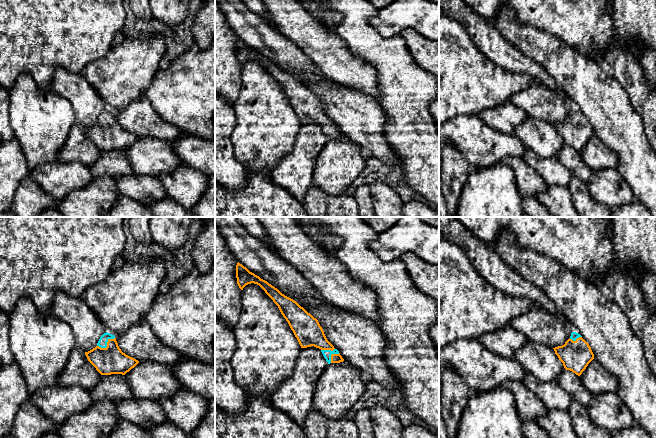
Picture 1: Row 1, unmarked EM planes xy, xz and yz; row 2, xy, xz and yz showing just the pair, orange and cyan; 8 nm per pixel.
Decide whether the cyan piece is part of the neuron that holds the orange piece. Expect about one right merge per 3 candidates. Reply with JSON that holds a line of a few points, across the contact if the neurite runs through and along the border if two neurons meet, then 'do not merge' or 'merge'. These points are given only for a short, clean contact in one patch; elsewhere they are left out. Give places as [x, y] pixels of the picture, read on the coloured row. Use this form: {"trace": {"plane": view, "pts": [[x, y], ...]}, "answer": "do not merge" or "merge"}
{"answer": "merge"}

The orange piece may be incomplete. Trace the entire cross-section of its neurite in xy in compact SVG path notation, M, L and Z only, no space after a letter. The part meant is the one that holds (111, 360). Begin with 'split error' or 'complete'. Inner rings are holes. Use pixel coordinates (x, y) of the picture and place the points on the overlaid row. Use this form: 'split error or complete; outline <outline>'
split error; outline M104 333L95 348L85 352L88 361L101 375L125 375L139 361L121 351L114 335Z

